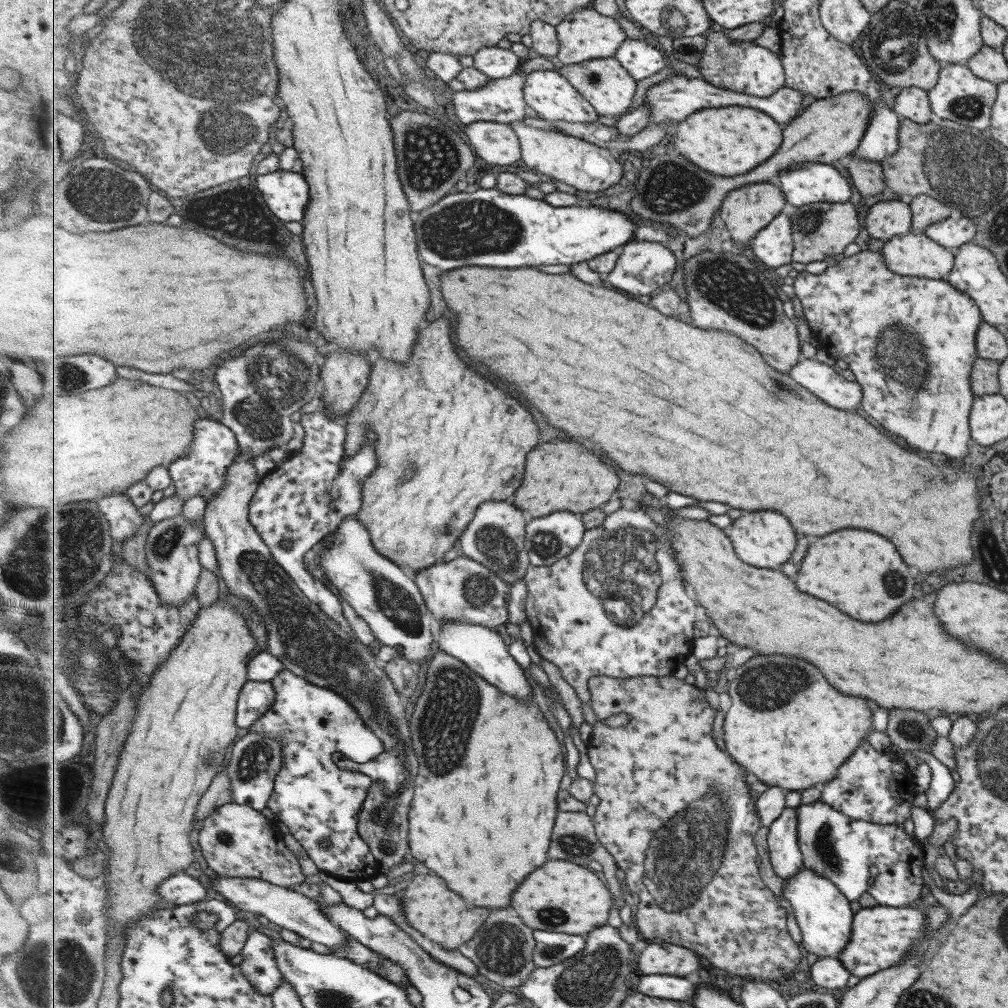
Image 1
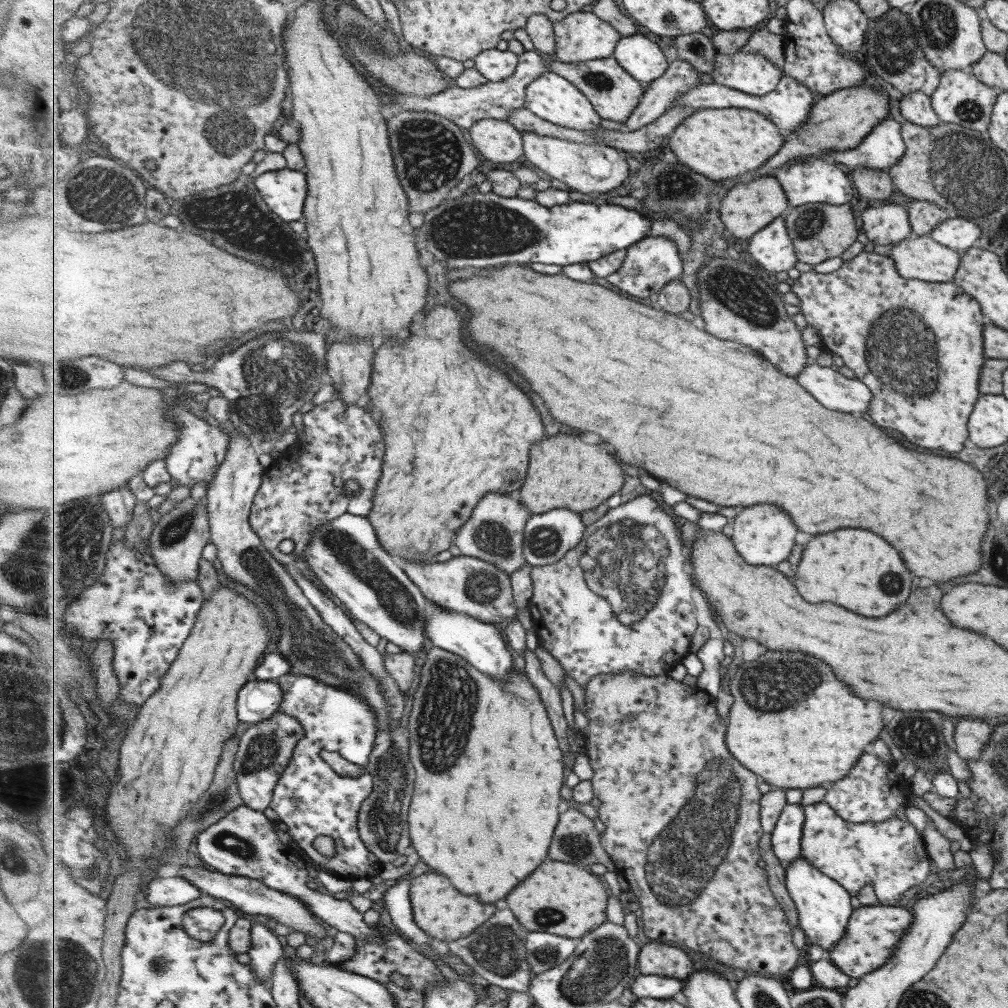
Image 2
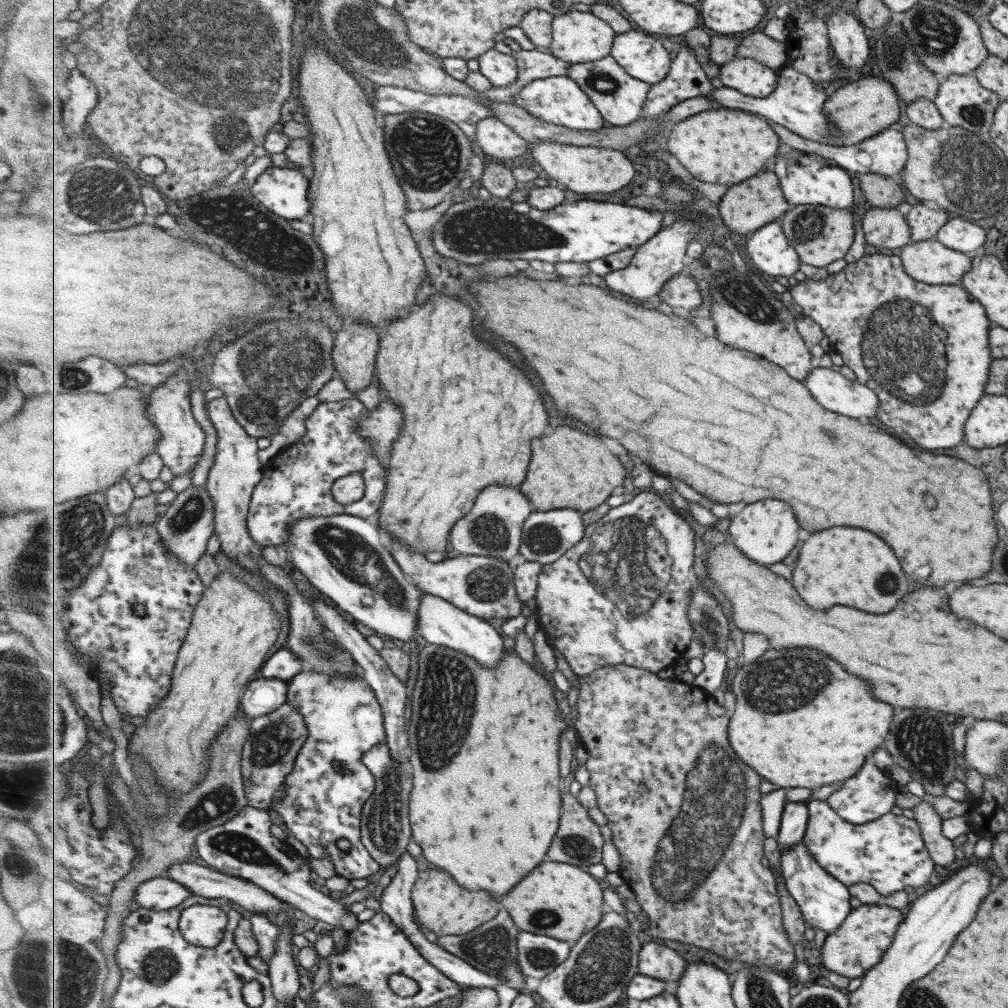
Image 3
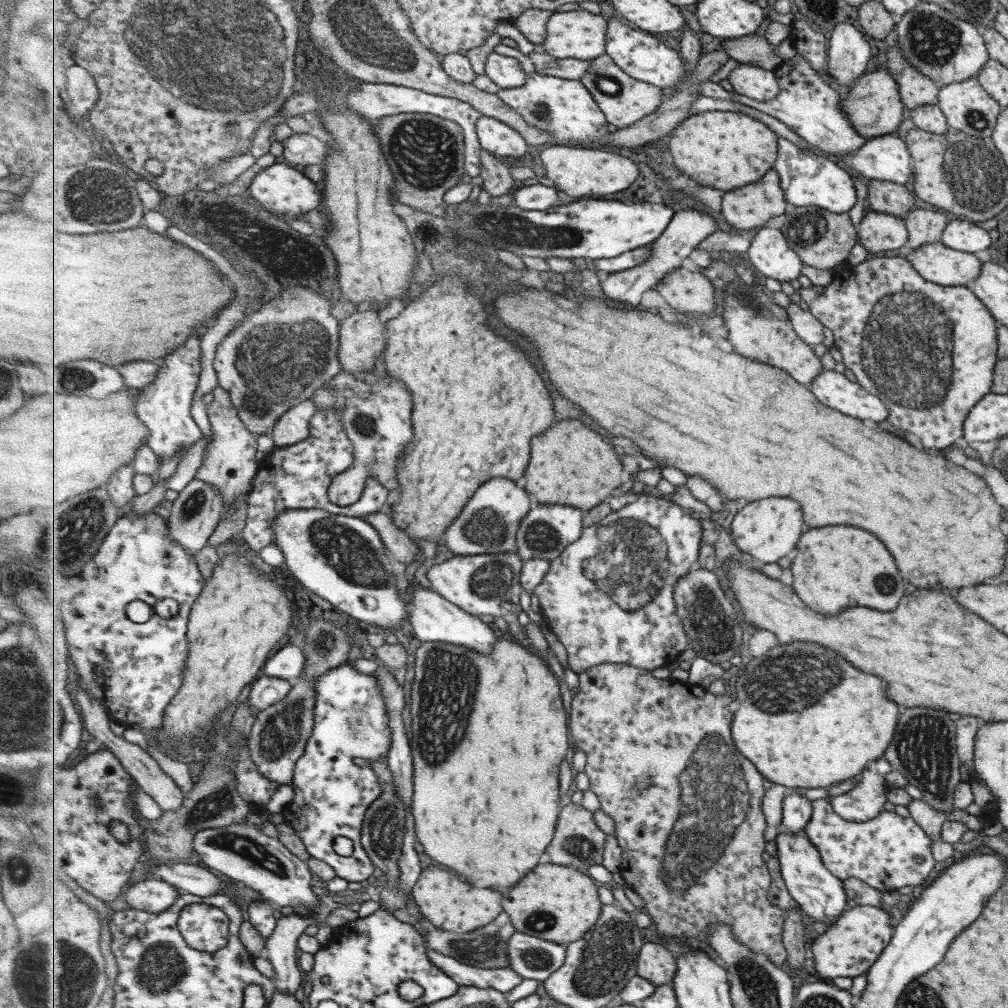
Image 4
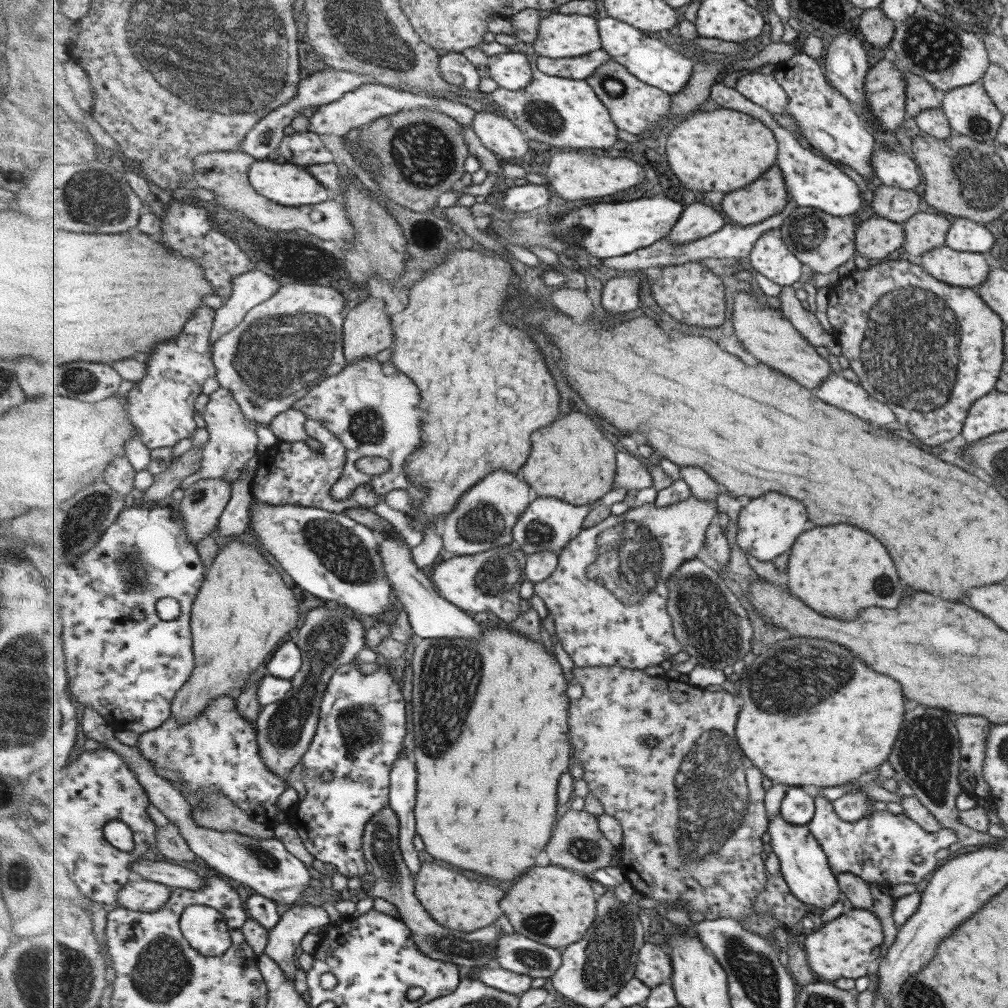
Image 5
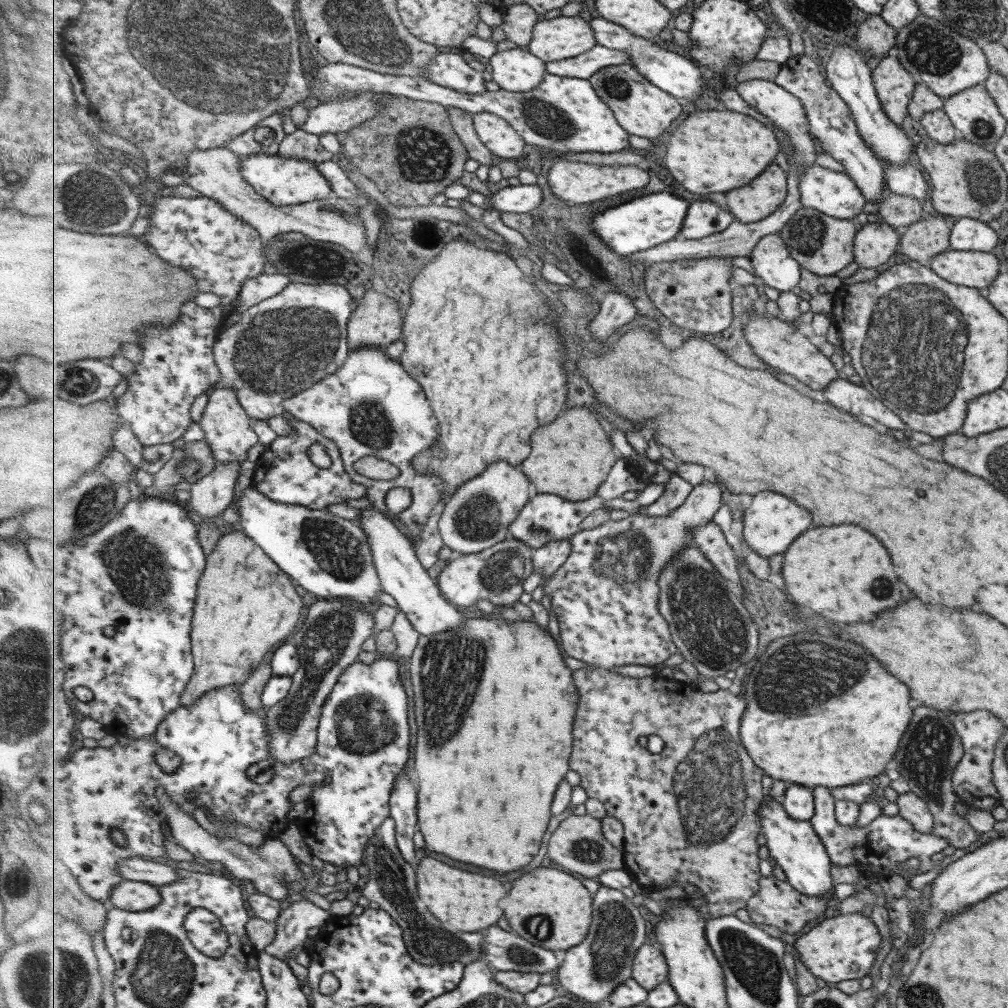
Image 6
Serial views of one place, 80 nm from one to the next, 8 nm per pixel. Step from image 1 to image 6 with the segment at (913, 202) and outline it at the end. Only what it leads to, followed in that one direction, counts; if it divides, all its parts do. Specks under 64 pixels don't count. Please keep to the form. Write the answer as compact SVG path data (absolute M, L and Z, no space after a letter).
M924 216L901 231L898 238L900 258L930 266L930 260L949 249L950 229L941 216Z

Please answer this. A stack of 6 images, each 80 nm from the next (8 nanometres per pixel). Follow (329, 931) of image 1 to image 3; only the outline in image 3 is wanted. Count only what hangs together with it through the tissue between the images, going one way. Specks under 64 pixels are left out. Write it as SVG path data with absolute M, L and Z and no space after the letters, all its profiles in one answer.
M179 863L172 864L168 868L168 877L183 886L186 886L195 895L205 898L227 899L236 907L242 909L247 914L281 912L294 909L289 903L283 903L273 893L265 888L261 888L245 878L237 878L236 876L225 874L211 867L201 866L196 863Z

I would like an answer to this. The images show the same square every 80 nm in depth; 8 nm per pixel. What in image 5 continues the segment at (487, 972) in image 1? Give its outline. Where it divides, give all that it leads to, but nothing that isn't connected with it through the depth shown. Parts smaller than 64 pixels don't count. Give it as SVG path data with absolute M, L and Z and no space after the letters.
M388 804L382 812L378 812L366 826L364 834L364 853L369 866L370 879L376 883L367 886L367 894L373 899L382 899L393 904L398 910L398 916L410 929L416 947L425 956L433 960L454 962L460 966L483 968L491 960L497 958L498 940L502 934L515 932L509 918L503 916L495 926L476 930L475 932L456 931L437 924L431 914L423 908L419 898L415 896L415 878L400 849L400 822L399 815Z

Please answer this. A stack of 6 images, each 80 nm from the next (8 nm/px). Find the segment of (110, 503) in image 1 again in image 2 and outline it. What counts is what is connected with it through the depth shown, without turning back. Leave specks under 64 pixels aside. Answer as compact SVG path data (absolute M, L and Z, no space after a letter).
M123 485L101 496L104 507L112 518L115 528L126 528L133 518L136 496L128 485Z

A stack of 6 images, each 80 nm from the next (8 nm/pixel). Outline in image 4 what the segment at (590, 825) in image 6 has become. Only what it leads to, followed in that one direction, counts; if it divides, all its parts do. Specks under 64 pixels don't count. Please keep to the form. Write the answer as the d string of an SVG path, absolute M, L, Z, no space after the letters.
M569 803L562 807L558 829L551 842L551 863L575 867L587 872L592 866L603 864L603 854L605 854L605 844L607 844L607 833L599 828L594 812L587 810L582 804Z

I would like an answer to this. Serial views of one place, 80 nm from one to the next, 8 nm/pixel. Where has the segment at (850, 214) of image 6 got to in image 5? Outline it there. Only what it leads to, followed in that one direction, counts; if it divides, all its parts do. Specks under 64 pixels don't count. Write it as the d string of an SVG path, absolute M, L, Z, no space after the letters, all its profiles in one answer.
M713 86L711 98L722 107L745 112L753 118L759 118L763 124L771 126L771 130L778 139L779 166L783 168L783 176L787 178L788 196L795 200L797 206L818 209L825 214L835 216L849 216L859 208L861 198L859 198L857 184L849 176L839 172L833 164L821 160L819 156L813 156L811 148L802 141L790 125L784 123L766 108L745 98L735 87Z

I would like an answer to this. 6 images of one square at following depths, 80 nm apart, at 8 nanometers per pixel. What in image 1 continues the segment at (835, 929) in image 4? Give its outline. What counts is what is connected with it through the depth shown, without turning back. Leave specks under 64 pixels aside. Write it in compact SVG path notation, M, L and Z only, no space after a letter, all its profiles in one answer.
M915 905L905 907L881 906L861 907L854 914L854 924L851 925L851 936L845 949L838 954L841 966L853 976L860 979L870 974L895 966L910 951L910 948L922 939L924 935L925 917L920 907Z

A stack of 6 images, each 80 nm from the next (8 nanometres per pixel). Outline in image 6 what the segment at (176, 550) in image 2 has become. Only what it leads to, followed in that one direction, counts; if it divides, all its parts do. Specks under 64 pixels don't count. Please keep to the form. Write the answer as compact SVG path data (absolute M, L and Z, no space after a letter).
M242 463L217 465L213 472L192 484L187 510L196 520L213 520L223 514L236 498Z

